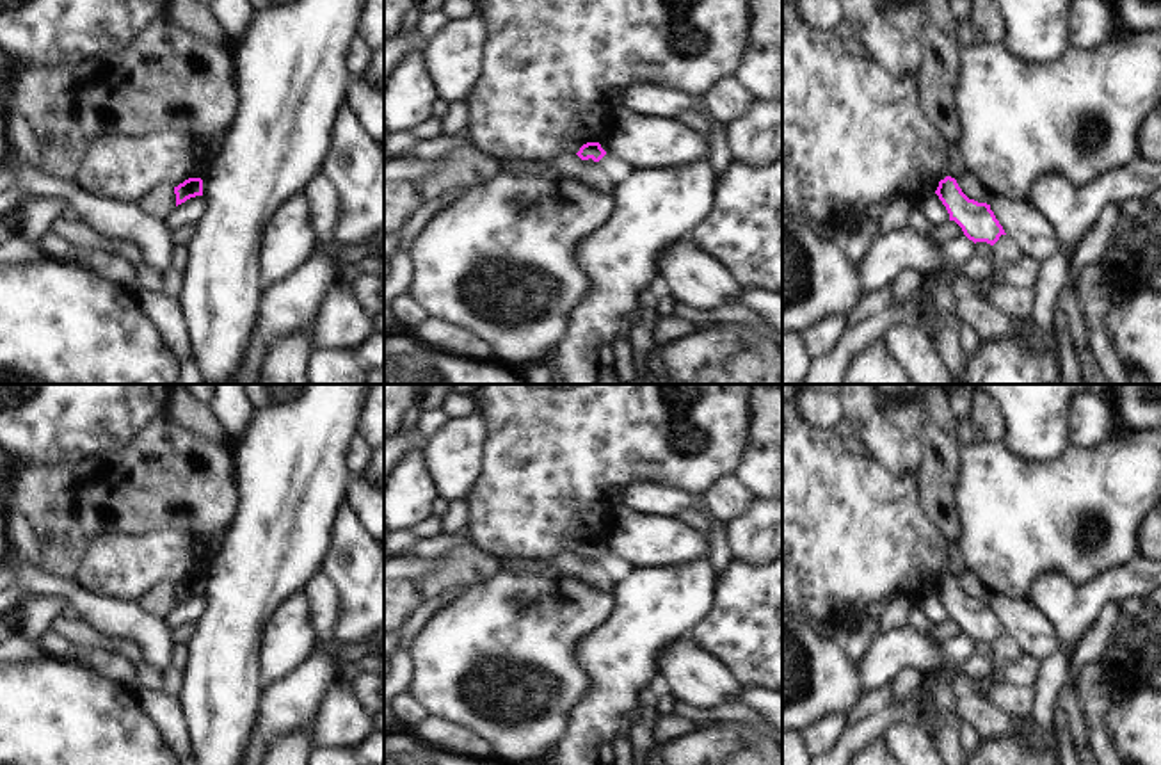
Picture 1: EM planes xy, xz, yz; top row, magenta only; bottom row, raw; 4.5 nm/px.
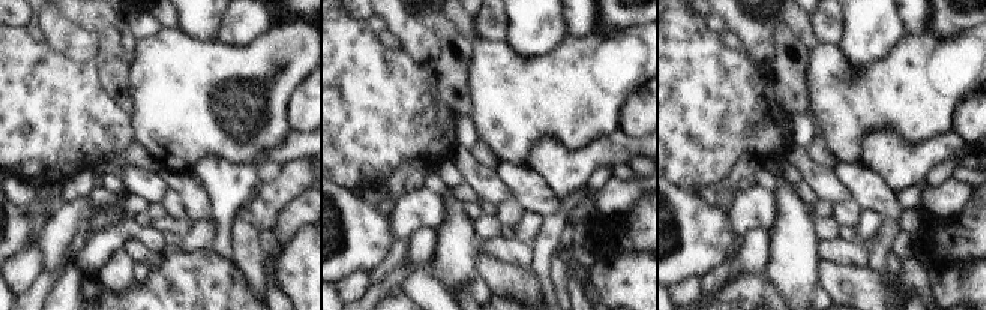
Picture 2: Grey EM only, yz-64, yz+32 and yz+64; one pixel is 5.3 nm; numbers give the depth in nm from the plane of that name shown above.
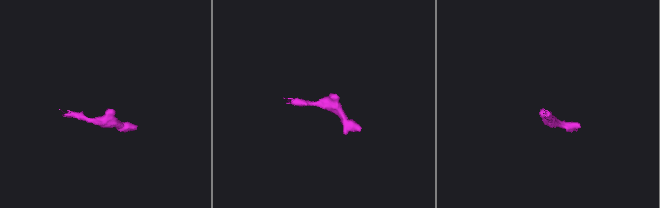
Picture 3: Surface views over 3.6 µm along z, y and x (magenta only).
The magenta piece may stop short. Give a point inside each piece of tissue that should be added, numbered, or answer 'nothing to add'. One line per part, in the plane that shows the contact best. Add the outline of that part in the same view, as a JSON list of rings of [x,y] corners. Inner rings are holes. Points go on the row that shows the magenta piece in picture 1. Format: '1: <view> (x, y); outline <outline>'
nothing to add

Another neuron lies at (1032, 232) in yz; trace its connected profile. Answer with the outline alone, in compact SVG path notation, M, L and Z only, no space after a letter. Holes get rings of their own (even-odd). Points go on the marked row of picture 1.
M992 196L989 205L1005 233L1013 238L1022 254L1031 254L1044 263L1061 253L1056 228L1029 199L1015 201Z

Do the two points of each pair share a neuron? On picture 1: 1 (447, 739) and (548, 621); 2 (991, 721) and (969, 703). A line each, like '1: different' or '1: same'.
1: different
2: same

